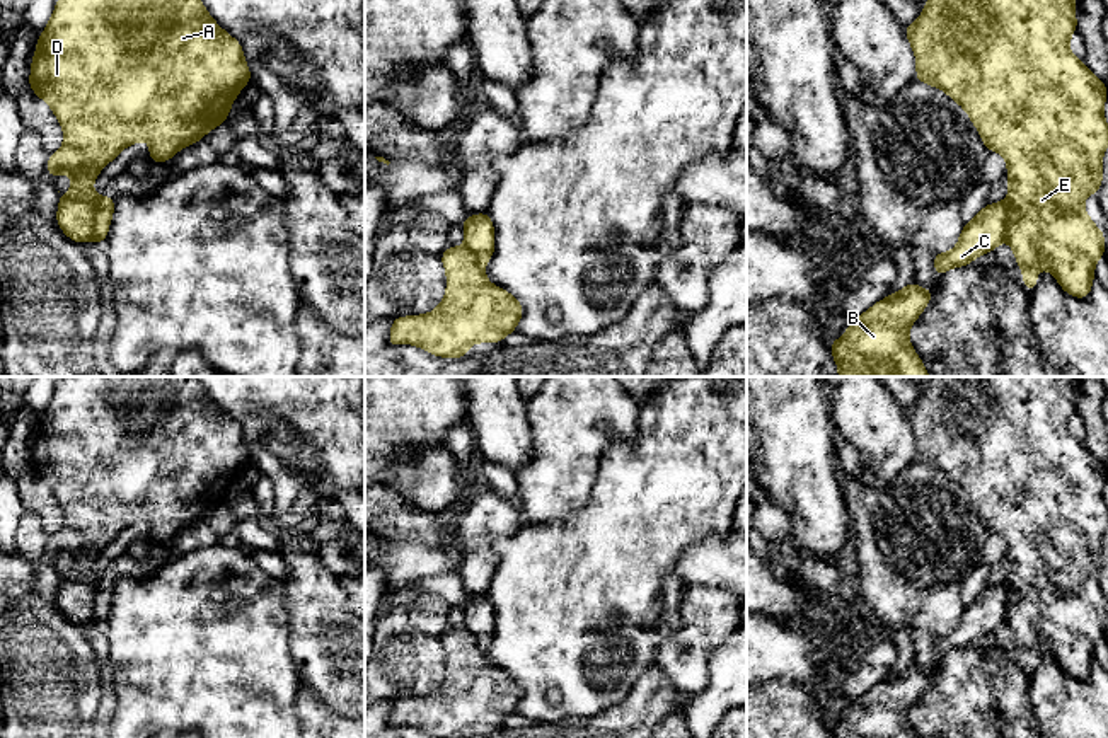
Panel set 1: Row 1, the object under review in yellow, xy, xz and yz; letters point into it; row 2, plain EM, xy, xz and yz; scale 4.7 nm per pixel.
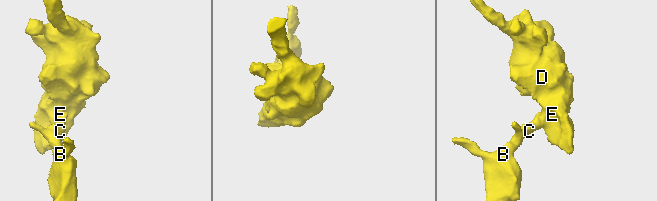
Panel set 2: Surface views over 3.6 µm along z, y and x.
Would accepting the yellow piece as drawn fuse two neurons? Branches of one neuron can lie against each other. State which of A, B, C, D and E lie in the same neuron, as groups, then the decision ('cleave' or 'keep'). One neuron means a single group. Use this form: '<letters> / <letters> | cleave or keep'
A D E / B C | cleave

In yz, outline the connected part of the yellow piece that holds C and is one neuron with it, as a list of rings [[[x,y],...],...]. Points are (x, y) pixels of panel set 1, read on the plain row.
[[[1007,585],[985,586],[970,605],[963,607],[955,631],[932,639],[936,656],[941,660],[951,649],[967,648],[1004,622],[1007,622]]]

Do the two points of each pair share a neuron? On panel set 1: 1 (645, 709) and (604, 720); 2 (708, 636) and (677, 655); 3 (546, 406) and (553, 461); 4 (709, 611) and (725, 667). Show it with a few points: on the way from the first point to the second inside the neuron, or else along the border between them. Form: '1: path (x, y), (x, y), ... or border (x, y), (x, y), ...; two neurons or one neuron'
1: path (634, 718), (614, 720); one neuron
2: path (701, 639), (684, 655); one neuron
3: path (553, 420), (553, 447); one neuron
4: border (728, 636), (708, 660), (708, 684); two neurons

